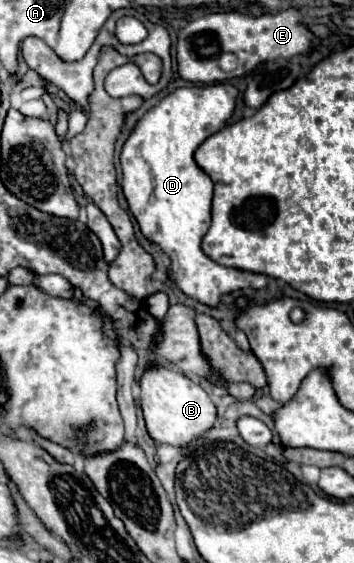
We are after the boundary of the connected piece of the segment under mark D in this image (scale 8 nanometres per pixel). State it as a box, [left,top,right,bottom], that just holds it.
[120,83,266,309]

